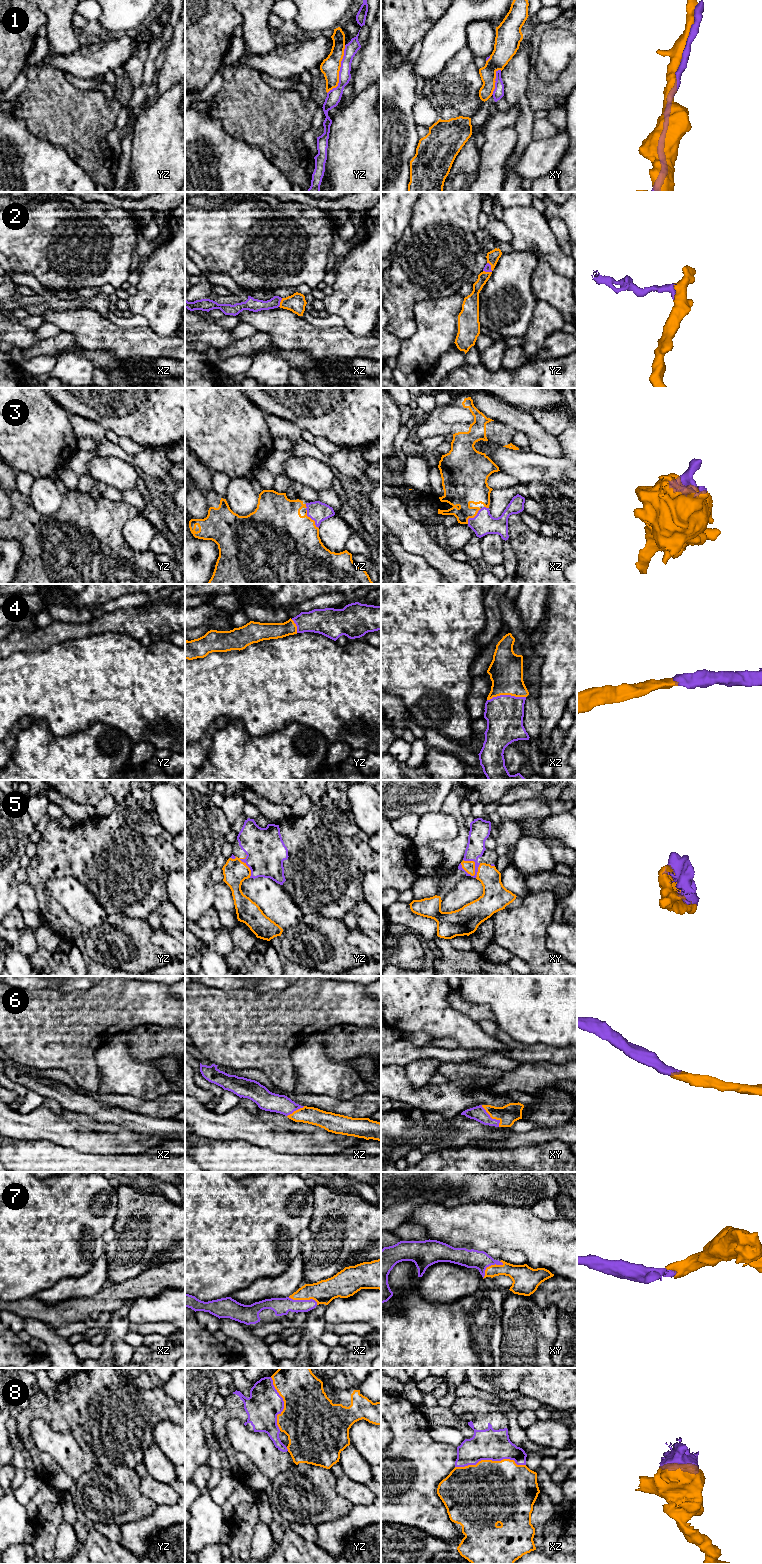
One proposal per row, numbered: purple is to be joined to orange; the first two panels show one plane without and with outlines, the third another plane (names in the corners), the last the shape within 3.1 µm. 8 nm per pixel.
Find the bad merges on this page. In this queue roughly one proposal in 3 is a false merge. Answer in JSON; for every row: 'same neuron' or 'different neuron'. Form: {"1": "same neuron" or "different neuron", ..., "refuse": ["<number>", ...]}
{"1": "different neuron", "2": "same neuron", "3": "same neuron", "4": "same neuron", "5": "same neuron", "6": "same neuron", "7": "same neuron", "8": "same neuron", "refuse": ["1"]}

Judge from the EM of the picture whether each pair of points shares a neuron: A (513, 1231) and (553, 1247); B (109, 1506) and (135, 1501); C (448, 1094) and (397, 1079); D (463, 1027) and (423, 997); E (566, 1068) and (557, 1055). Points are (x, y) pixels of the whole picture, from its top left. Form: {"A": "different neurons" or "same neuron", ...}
{"A": "same neuron", "B": "same neuron", "C": "same neuron", "D": "same neuron", "E": "different neurons"}

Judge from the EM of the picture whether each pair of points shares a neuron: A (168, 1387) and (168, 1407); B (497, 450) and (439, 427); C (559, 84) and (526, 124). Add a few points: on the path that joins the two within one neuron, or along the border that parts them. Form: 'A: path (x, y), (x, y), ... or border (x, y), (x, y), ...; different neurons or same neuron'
A: border (165, 1394), (174, 1400); different neurons
B: border (476, 441), (475, 448), (483, 452), (491, 460); different neurons
C: border (527, 87), (527, 99), (533, 112); different neurons

